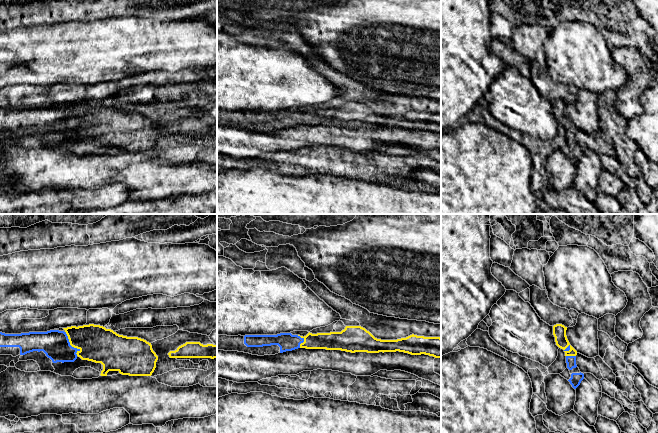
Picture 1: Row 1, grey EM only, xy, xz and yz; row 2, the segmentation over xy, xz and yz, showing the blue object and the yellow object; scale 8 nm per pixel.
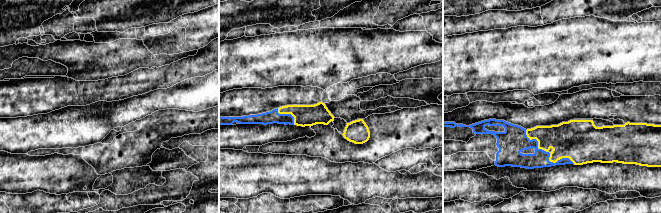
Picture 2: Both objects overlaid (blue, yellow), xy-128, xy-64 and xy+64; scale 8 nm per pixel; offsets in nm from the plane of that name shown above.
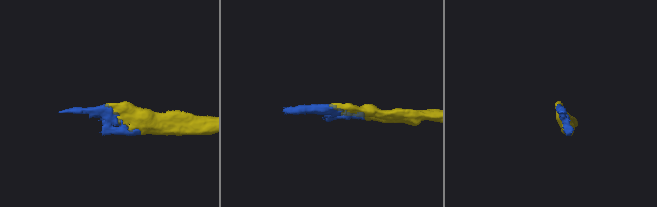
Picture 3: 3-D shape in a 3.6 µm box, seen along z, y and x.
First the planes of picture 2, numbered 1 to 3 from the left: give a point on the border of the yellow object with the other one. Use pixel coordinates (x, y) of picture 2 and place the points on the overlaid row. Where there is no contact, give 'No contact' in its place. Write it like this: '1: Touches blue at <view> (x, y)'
1: No contact
2: Touches blue at xy-64 (287, 114)
3: Touches blue at xy+64 (537, 141)

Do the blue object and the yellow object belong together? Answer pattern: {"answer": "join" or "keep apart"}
{"answer": "join"}

